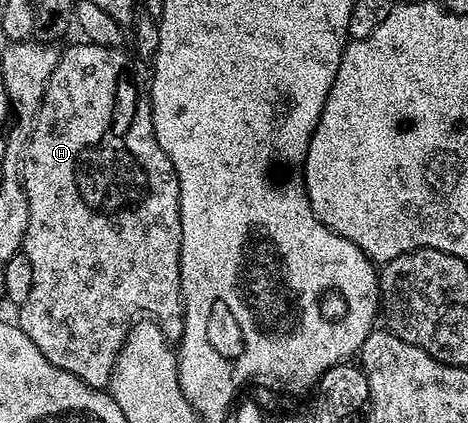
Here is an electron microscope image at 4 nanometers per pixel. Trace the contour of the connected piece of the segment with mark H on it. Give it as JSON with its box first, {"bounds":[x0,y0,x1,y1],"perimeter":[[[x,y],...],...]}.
{"bounds":[17,40,183,390],"perimeter":[[[79,40],[76,46],[71,46],[66,51],[60,53],[57,64],[53,68],[53,72],[47,81],[47,87],[43,93],[43,99],[39,104],[39,110],[33,116],[33,125],[31,128],[31,137],[27,139],[25,153],[23,155],[23,173],[21,175],[23,187],[25,188],[25,196],[29,200],[29,228],[25,232],[25,240],[21,253],[29,256],[29,264],[33,264],[33,288],[29,291],[29,300],[25,300],[19,307],[19,318],[17,317],[17,325],[23,329],[25,336],[29,336],[29,340],[33,340],[33,344],[37,344],[37,348],[41,348],[41,356],[45,356],[45,360],[49,360],[49,364],[57,364],[57,368],[61,368],[65,372],[69,372],[73,376],[77,376],[85,384],[89,384],[93,388],[102,390],[111,383],[111,373],[115,367],[117,356],[123,347],[123,341],[127,339],[127,334],[131,330],[133,323],[140,316],[150,316],[154,321],[158,322],[159,327],[163,329],[163,334],[169,340],[177,340],[183,335],[183,285],[181,284],[181,268],[179,267],[179,257],[181,256],[181,204],[179,203],[179,181],[177,180],[177,172],[175,165],[169,160],[169,156],[165,156],[165,152],[161,148],[161,144],[155,135],[153,128],[153,116],[151,115],[151,92],[149,82],[146,77],[143,78],[135,71],[135,66],[131,63],[129,55],[119,46],[102,46],[96,42],[88,42]]]}

